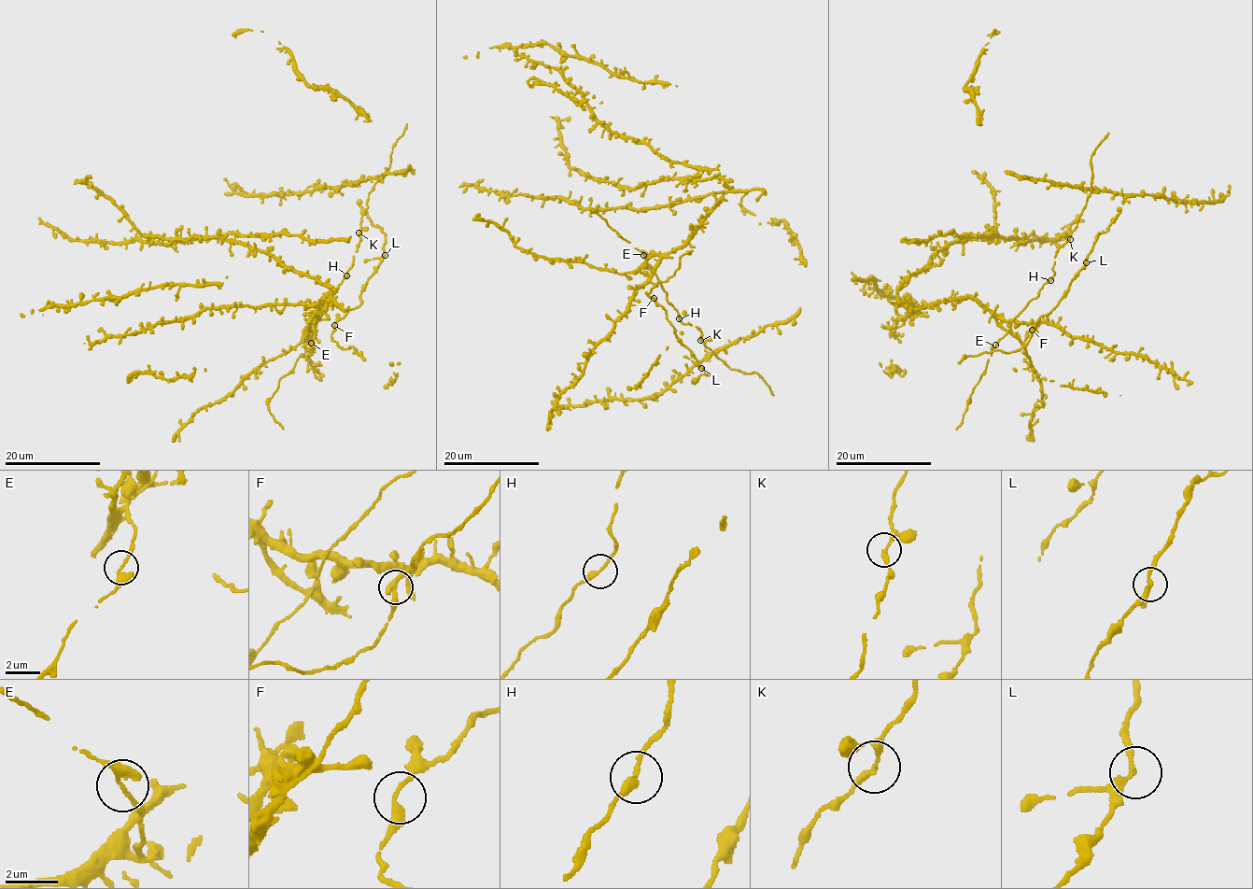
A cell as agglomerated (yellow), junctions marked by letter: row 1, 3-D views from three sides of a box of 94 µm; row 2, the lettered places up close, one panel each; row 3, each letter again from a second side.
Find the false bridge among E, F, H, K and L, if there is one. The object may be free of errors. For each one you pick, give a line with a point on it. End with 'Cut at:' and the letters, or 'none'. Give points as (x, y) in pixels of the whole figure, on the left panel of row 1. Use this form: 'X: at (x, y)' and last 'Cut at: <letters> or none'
Cut at: none

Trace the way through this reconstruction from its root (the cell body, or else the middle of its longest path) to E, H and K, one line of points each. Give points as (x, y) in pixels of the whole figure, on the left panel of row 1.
E: (316, 317), (313, 327), (315, 338), (311, 343)
H: (316, 317), (326, 310), (335, 289), (346, 275)
K: (316, 317), (326, 310), (353, 264), (360, 239), (359, 232)

